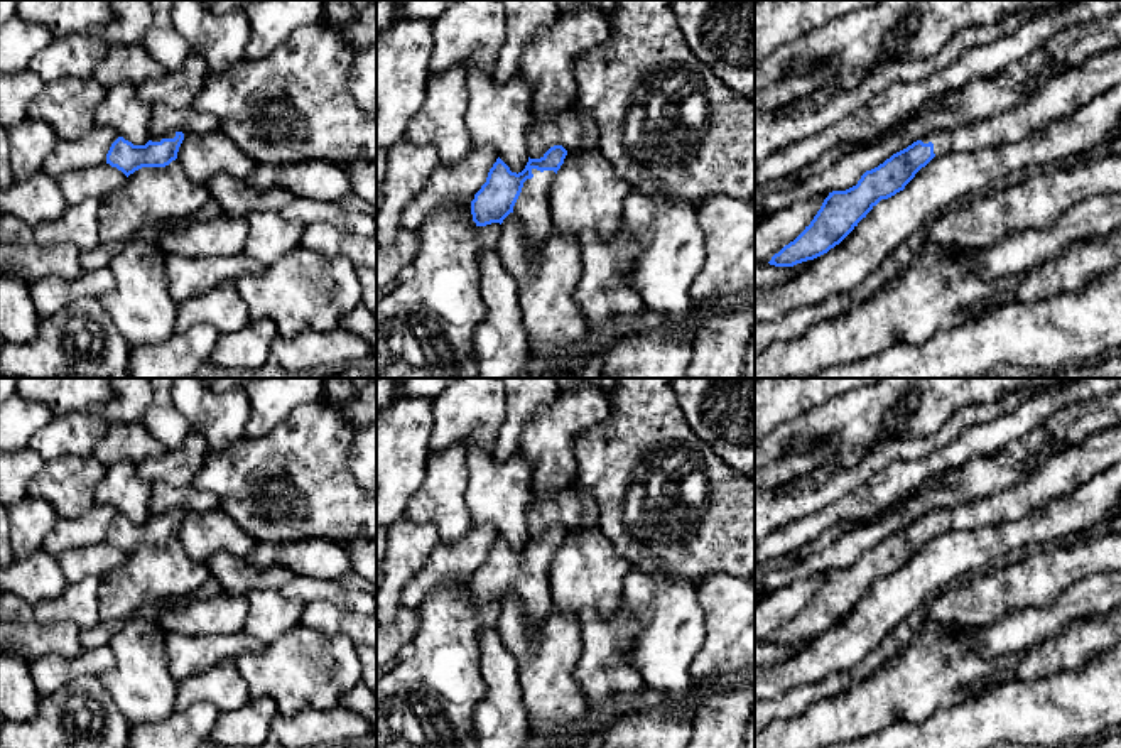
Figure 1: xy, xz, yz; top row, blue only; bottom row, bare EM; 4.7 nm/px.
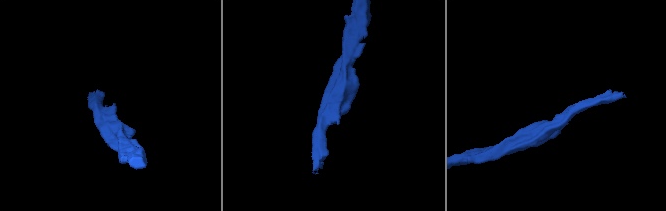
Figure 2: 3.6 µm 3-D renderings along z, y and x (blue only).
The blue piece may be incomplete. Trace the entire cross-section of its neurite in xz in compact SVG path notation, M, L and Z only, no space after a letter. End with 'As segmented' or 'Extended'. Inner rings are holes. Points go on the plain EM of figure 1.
M554 523L540 537L528 535L525 547L518 552L498 535L486 561L471 579L476 604L501 603L513 591L523 604L527 625L535 637L535 628L552 606L549 574L566 534L567 528L562 523Z. Extended

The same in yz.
M1121 427L1106 429L1074 447L1048 456L1011 488L927 512L878 545L866 549L856 564L829 571L810 603L775 631L768 642L793 645L827 631L881 577L903 569L934 535L1020 520L1043 501L1070 493L1118 463L1121 463Z. Extended

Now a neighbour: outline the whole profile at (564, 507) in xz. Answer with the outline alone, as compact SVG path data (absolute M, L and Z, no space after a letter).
M576 481L545 498L530 498L528 535L540 537L554 525L562 523L567 532L584 527L596 527L599 522L599 508L593 496L581 498Z

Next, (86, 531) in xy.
M93 505L78 518L57 518L56 527L42 540L42 550L59 559L66 550L106 542L106 532L118 513L110 505Z

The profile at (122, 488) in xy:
M116 463L105 471L95 488L95 505L110 505L133 523L150 518L152 485L144 481L133 463Z

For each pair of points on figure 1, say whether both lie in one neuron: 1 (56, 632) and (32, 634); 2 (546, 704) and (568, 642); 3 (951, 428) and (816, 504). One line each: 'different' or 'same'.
1: same
2: same
3: same

